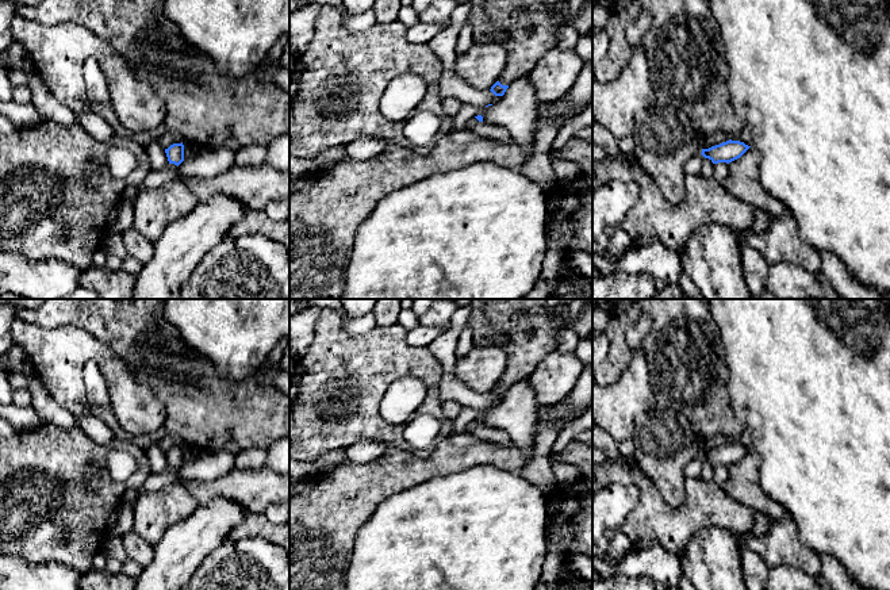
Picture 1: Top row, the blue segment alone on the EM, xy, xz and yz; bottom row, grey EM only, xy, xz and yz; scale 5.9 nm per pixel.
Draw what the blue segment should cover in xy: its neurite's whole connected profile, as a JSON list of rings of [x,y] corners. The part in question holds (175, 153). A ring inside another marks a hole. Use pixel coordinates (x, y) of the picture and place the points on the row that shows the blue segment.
[[[173,143],[165,149],[169,164],[180,165],[184,161],[184,145]]]

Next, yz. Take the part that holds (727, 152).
[[[726,141],[709,149],[702,149],[702,156],[709,158],[713,164],[732,162],[740,158],[751,146],[740,141]]]

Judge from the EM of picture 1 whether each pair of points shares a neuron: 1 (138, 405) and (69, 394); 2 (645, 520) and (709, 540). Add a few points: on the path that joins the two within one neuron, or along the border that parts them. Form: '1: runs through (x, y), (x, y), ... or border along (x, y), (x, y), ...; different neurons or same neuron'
1: runs through (121, 380), (98, 356), (85, 356), (72, 370); same neuron
2: border along (725, 528), (699, 529), (682, 552); different neurons

